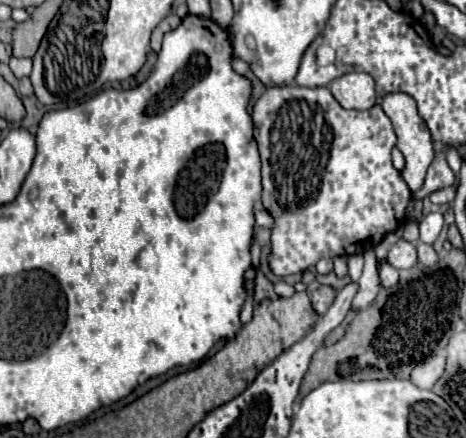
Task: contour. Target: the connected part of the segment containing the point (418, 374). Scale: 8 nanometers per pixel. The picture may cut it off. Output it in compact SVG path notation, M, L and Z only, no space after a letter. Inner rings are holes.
M438 355L432 361L428 361L426 365L422 363L422 365L414 367L410 379L420 389L432 389L434 383L438 381L438 377L442 377L442 369L446 369L446 357L444 355Z

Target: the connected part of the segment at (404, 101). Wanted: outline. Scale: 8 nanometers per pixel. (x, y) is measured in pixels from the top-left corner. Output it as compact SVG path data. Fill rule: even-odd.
M388 93L388 95L384 95L382 109L384 109L384 113L390 117L390 121L394 125L394 133L398 137L396 147L402 151L402 155L406 159L406 167L402 171L402 177L408 183L408 187L416 193L422 187L424 177L426 177L426 169L434 159L434 147L432 147L430 131L428 131L426 123L420 119L420 115L416 111L416 101L406 93Z

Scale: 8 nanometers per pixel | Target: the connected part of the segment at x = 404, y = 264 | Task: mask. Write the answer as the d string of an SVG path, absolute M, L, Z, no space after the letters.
M400 239L388 251L386 263L390 263L396 269L410 269L410 267L414 267L416 265L416 247L412 243Z

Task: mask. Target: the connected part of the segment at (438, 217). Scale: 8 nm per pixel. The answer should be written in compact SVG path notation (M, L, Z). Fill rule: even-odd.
M430 213L430 215L426 215L426 217L422 219L422 223L420 223L420 239L422 239L424 243L432 245L432 243L438 239L442 227L444 227L444 217L442 217L442 213Z

